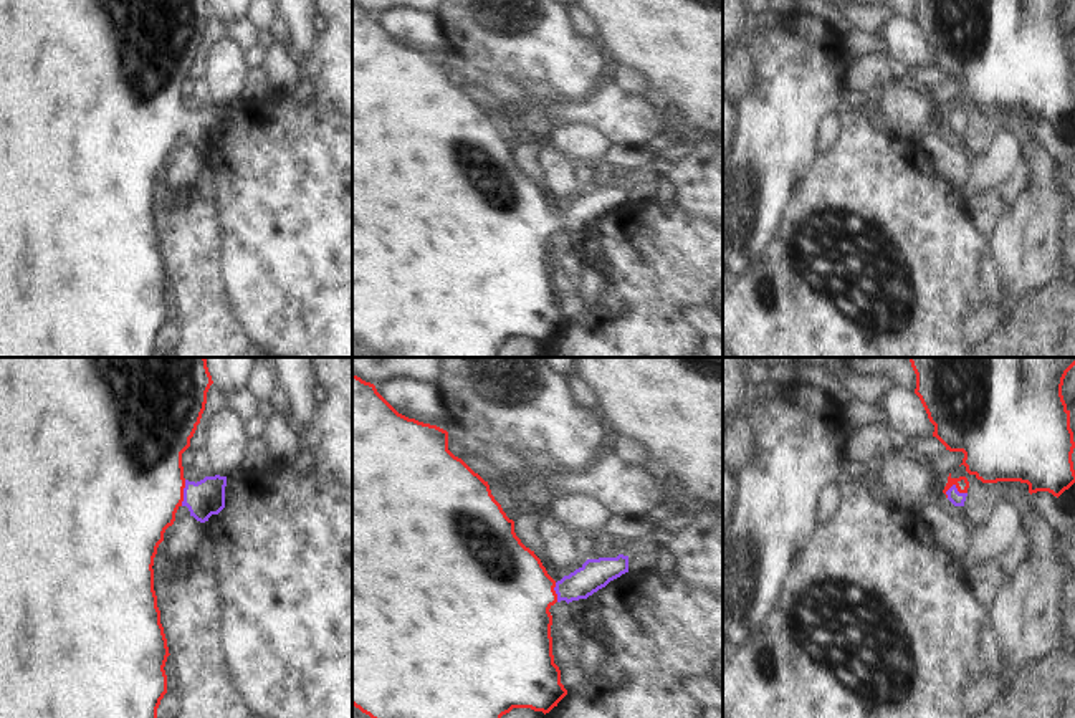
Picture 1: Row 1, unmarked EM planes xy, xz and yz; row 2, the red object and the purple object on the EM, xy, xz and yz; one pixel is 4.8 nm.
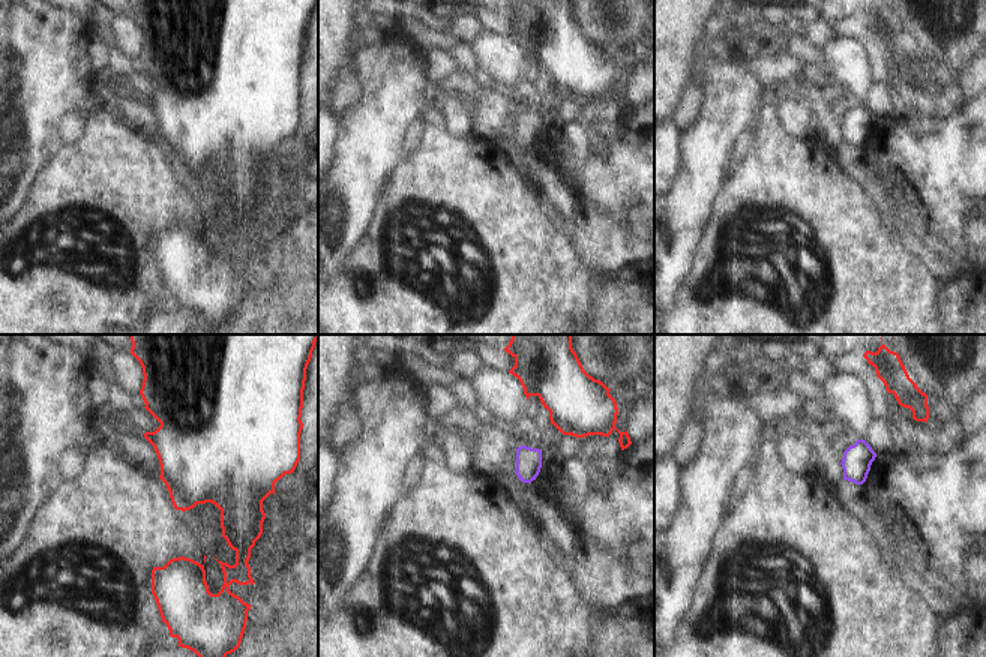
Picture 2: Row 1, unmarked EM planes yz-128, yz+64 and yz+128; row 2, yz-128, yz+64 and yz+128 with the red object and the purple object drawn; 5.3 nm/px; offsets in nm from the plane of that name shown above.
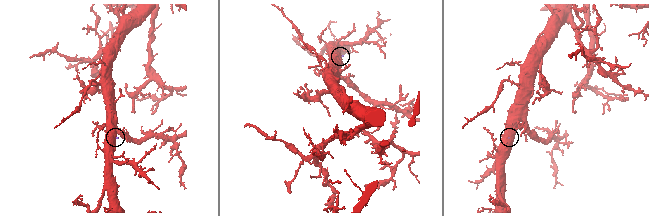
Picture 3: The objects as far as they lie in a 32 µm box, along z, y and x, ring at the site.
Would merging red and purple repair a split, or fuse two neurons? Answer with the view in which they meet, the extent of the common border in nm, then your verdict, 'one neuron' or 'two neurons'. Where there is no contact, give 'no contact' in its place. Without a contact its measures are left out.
meets red in yz; contact 110 nm long; one neuron

